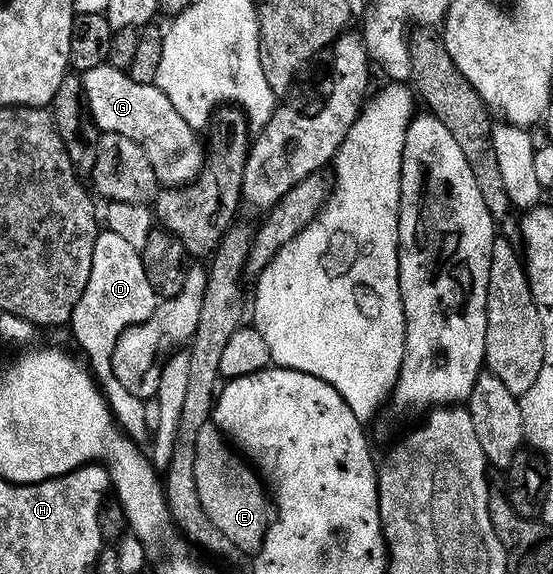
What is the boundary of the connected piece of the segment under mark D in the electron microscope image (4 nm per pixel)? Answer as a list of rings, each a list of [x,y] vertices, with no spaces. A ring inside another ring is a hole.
[[[109,230],[99,231],[96,250],[92,254],[92,274],[88,278],[88,290],[84,290],[84,298],[80,298],[76,306],[72,329],[74,328],[79,346],[90,359],[89,371],[96,377],[104,393],[105,403],[113,419],[119,429],[135,442],[142,442],[145,436],[147,439],[151,431],[145,413],[148,404],[147,401],[136,398],[136,394],[132,394],[120,383],[120,378],[116,378],[116,370],[112,370],[112,354],[116,342],[126,333],[126,329],[131,324],[148,322],[159,303],[158,292],[152,290],[152,282],[148,282],[141,251],[124,242],[120,234]]]

